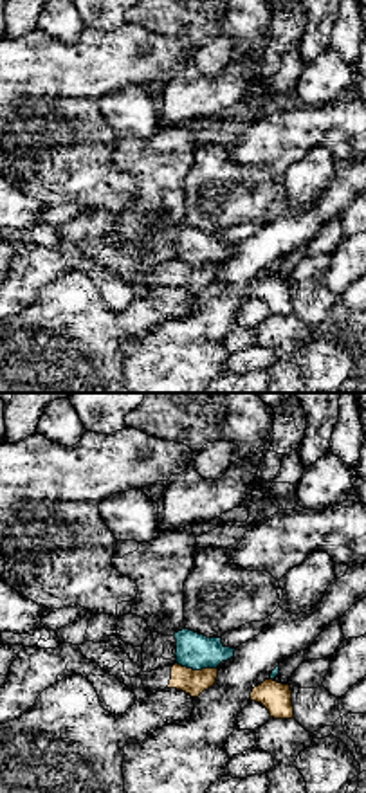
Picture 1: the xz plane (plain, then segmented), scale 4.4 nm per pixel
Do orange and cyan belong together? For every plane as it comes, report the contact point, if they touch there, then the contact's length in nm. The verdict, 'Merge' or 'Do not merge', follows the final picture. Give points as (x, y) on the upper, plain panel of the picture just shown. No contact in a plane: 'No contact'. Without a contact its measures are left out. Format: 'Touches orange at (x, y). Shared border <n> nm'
Touches orange at (197, 267). Shared border 180 nm

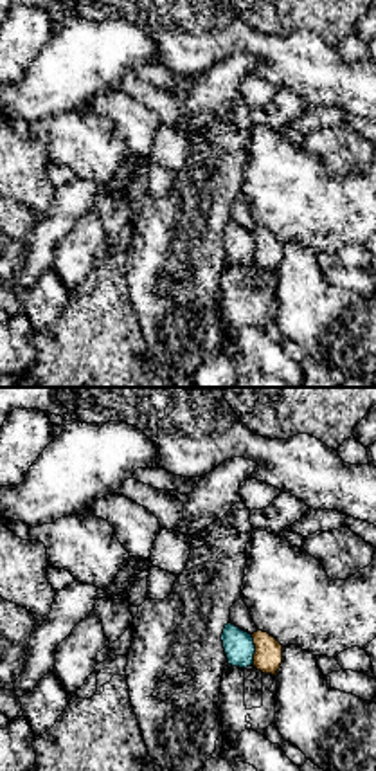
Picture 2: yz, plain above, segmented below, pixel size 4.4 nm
Touches orange at (256, 245). Shared border 140 nm

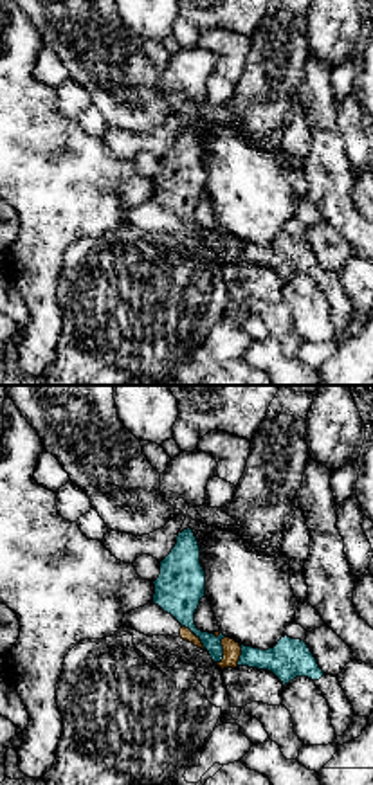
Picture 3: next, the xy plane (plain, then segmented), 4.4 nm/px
Touches orange at (224, 247). Shared border 130 nm

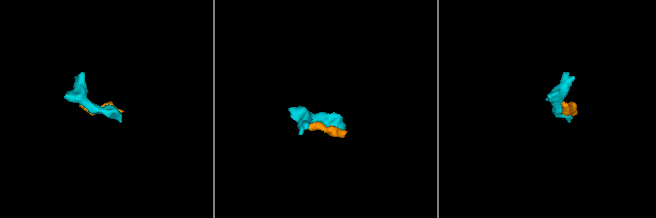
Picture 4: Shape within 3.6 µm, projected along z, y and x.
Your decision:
Do not merge

